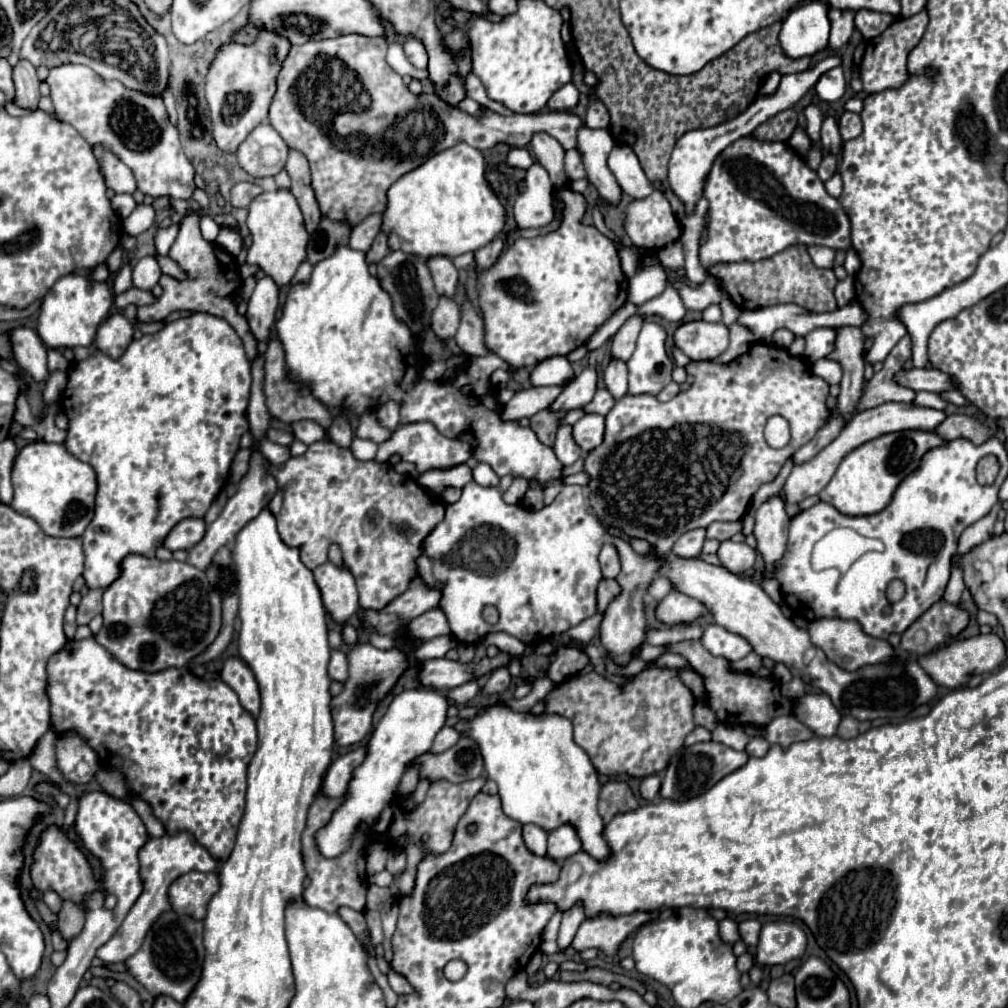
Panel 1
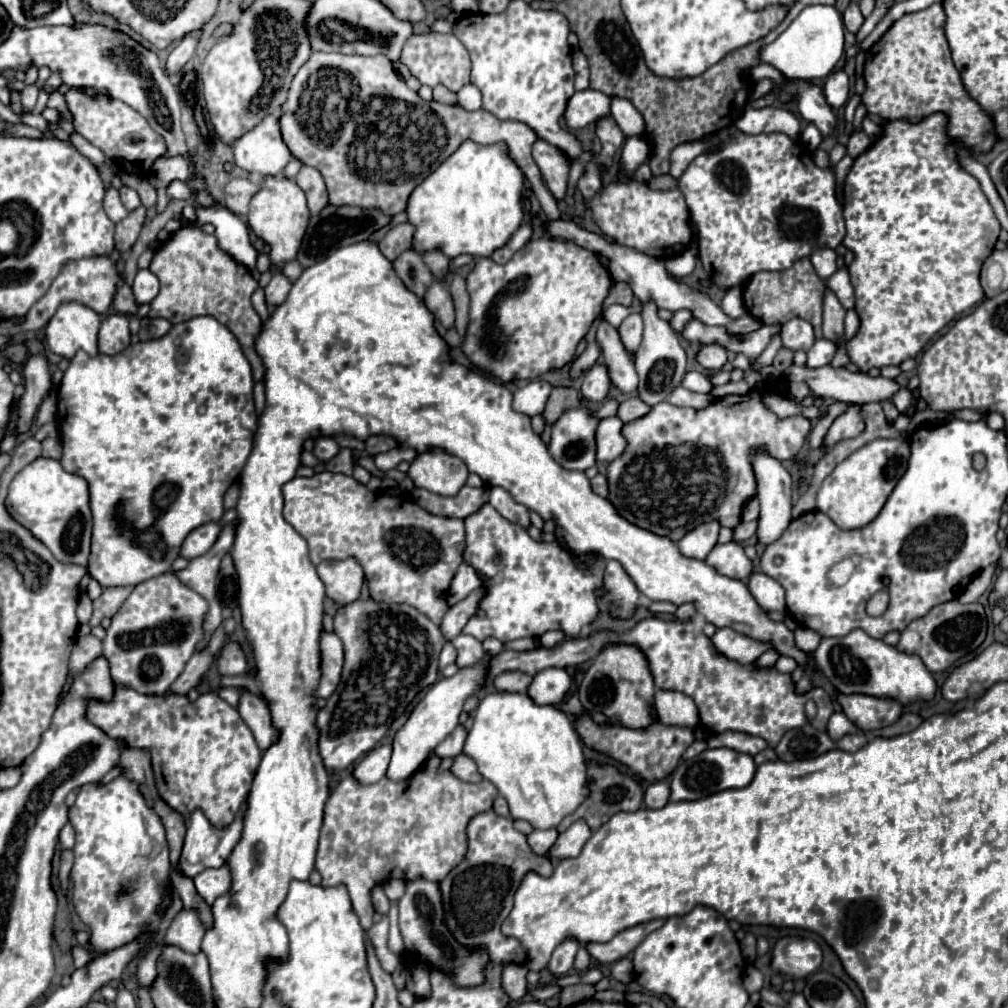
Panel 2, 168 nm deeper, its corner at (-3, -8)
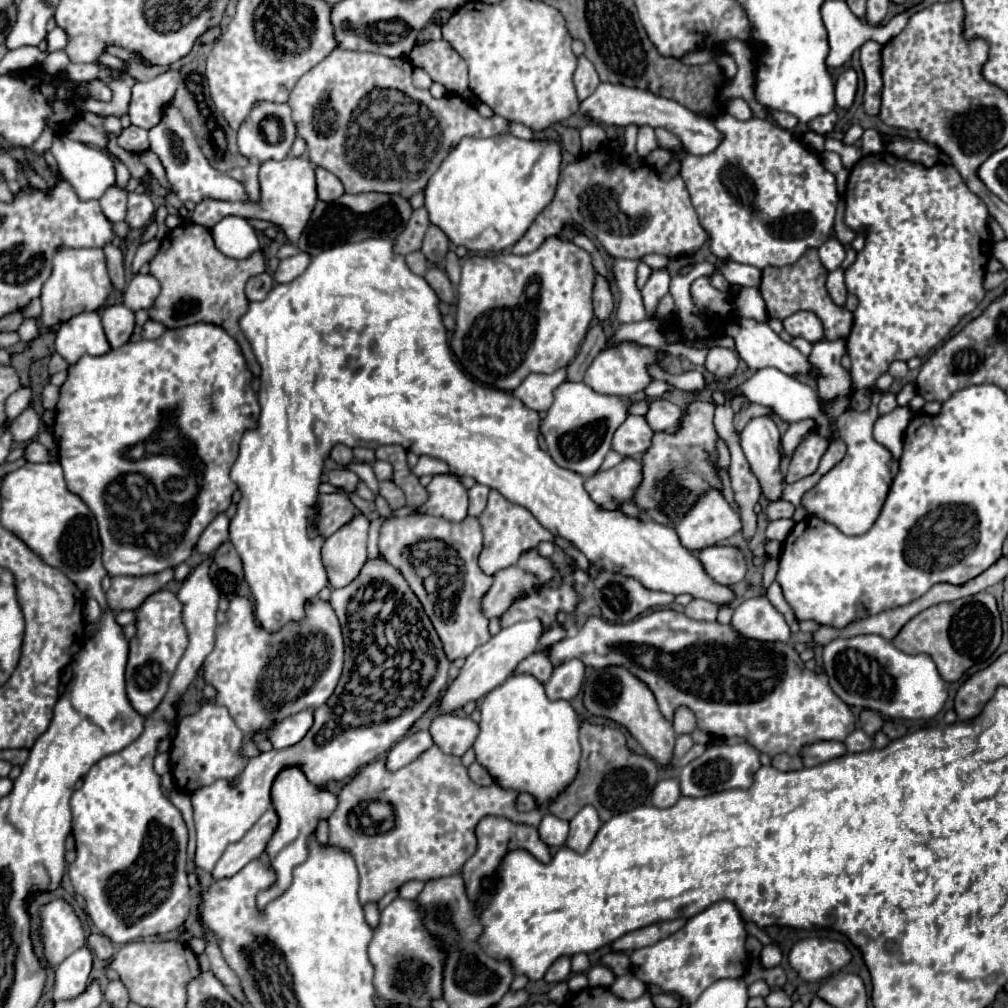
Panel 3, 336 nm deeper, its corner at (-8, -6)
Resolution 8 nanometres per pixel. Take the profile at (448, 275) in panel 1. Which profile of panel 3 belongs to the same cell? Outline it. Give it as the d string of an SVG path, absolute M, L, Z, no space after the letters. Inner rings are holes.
M429 226L427 234L425 234L425 240L423 240L423 248L421 248L421 252L425 254L425 258L431 264L439 264L439 262L445 260L447 250L449 250L447 236L437 226Z

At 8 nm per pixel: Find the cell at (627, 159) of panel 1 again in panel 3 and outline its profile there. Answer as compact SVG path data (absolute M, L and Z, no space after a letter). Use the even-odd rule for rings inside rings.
M641 126L639 136L637 136L637 152L639 152L639 156L645 158L655 148L659 148L659 140L655 136L655 130L651 126Z

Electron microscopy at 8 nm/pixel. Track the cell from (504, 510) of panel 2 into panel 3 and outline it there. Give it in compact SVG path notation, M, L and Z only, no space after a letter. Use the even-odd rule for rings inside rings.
M491 490L487 508L479 516L479 522L483 526L483 536L485 536L483 550L479 554L479 568L483 568L483 572L487 572L487 576L493 576L495 572L499 572L503 568L515 566L519 556L525 550L535 548L539 542L553 540L553 534L547 528L543 528L527 508L509 502L505 496L501 496L495 490Z

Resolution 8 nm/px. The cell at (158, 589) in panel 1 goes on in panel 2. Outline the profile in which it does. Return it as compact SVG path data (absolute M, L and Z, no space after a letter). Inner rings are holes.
M172 572L150 578L134 588L134 592L126 598L118 614L112 618L112 626L104 638L104 656L110 662L112 678L118 686L132 688L140 694L162 696L170 688L170 684L182 674L186 662L194 654L194 646L198 638L202 638L202 618L206 614L206 600L200 594L194 594L188 586L182 586Z

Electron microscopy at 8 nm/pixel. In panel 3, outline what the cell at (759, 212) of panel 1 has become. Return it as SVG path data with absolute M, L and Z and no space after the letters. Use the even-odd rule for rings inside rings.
M725 112L711 118L711 122L723 134L719 148L707 156L689 154L681 162L683 180L691 194L691 202L699 214L703 230L709 236L711 254L721 262L731 260L757 268L781 268L795 264L809 248L819 248L831 236L839 200L835 176L823 168L819 156L809 152L793 132L769 120L751 118L741 122Z

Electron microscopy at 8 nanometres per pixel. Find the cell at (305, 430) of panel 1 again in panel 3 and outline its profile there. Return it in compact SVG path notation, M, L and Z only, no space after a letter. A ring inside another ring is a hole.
M337 444L337 446L333 446L333 450L331 450L331 460L335 460L337 464L341 464L341 466L345 466L345 464L349 464L351 460L353 460L353 452L351 452L351 448L349 446L343 446L343 444Z

